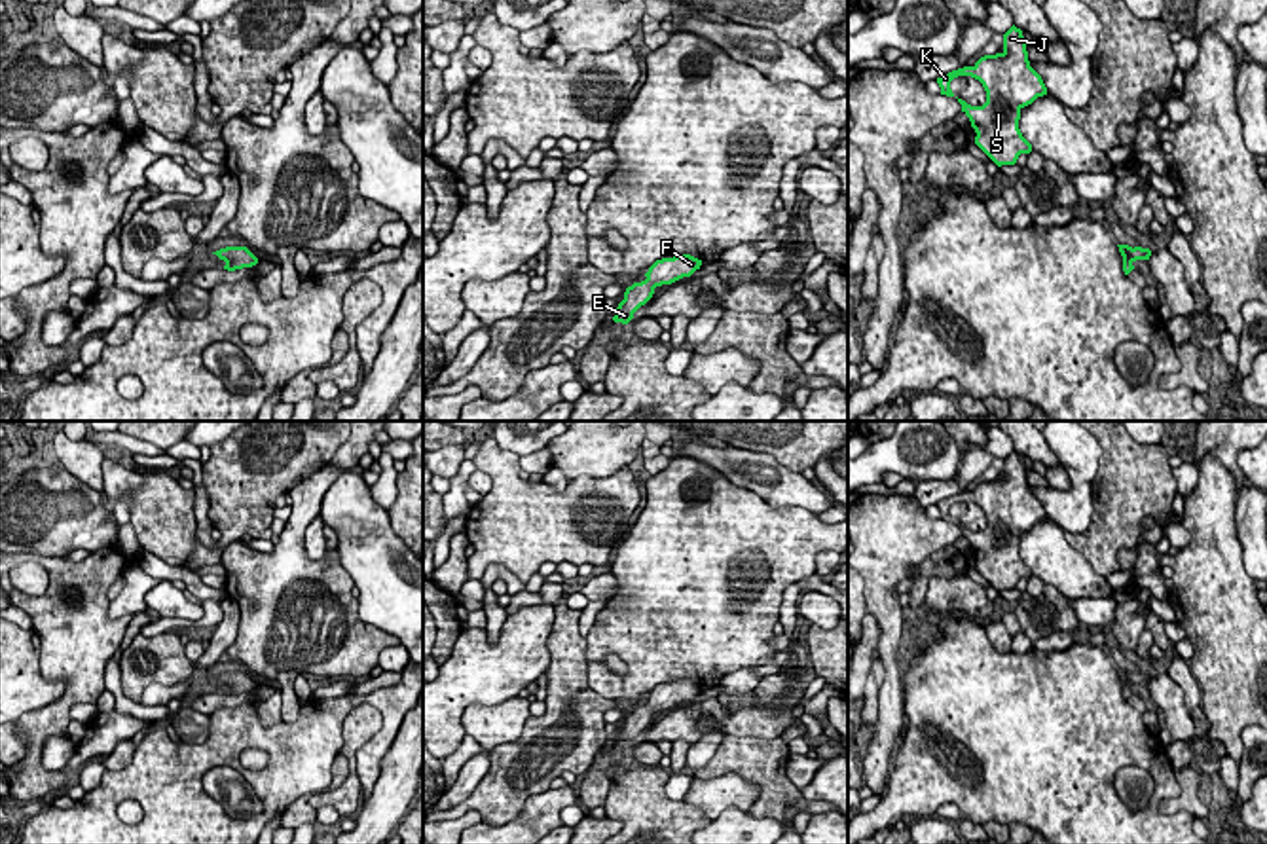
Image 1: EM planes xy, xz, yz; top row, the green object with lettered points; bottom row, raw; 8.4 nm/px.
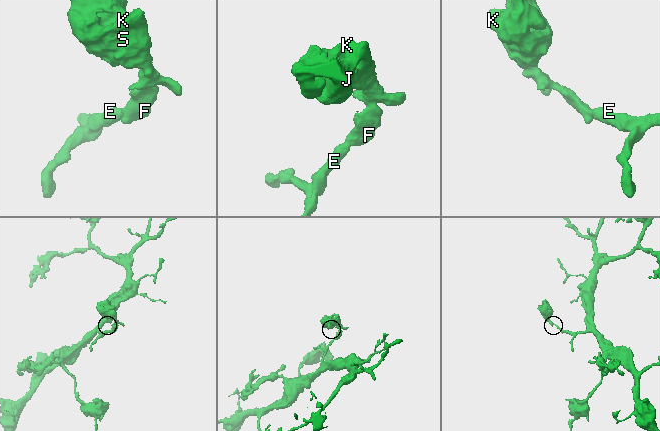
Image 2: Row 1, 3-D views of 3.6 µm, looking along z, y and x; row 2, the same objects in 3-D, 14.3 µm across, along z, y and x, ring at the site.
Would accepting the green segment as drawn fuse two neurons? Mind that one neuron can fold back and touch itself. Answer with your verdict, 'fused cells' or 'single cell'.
single cell

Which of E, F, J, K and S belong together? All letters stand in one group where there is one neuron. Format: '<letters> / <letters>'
E F J K S

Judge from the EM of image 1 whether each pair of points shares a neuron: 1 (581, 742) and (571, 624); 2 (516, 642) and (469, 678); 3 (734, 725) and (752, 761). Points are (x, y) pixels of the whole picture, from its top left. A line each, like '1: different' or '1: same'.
1: same
2: same
3: different

